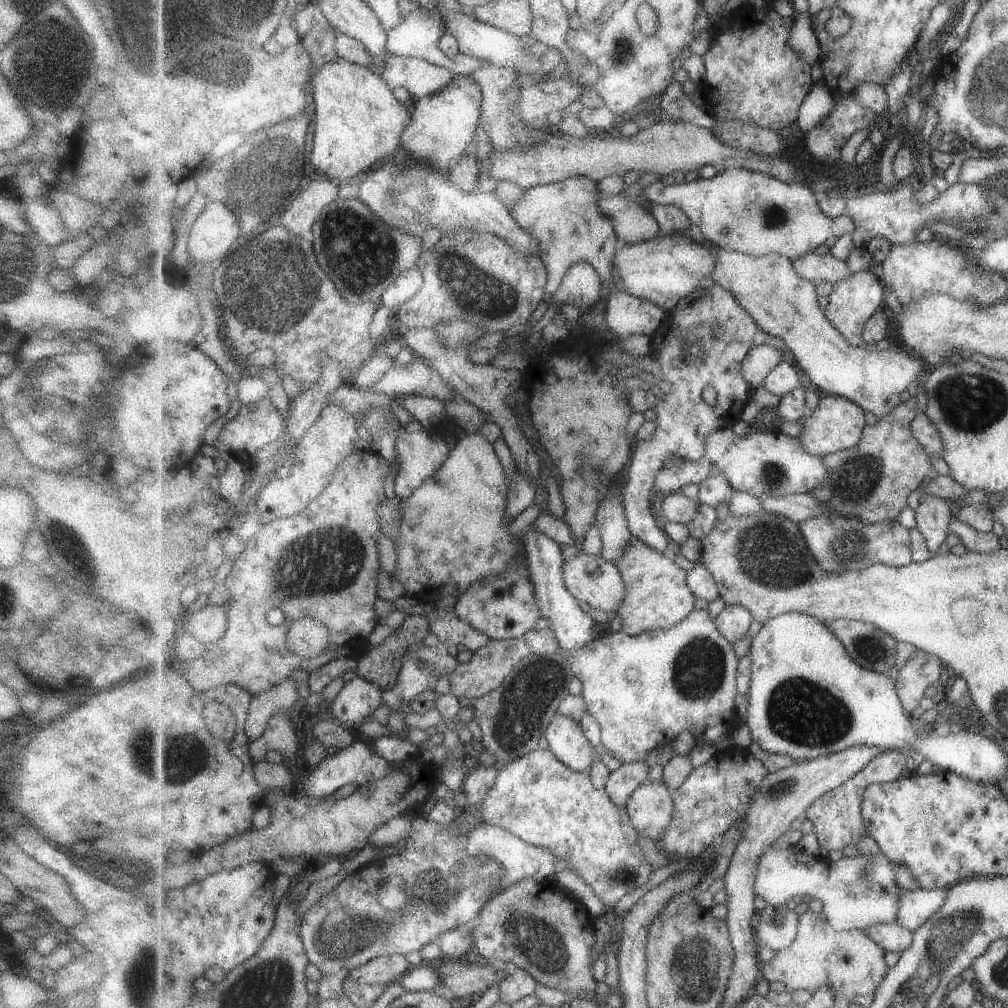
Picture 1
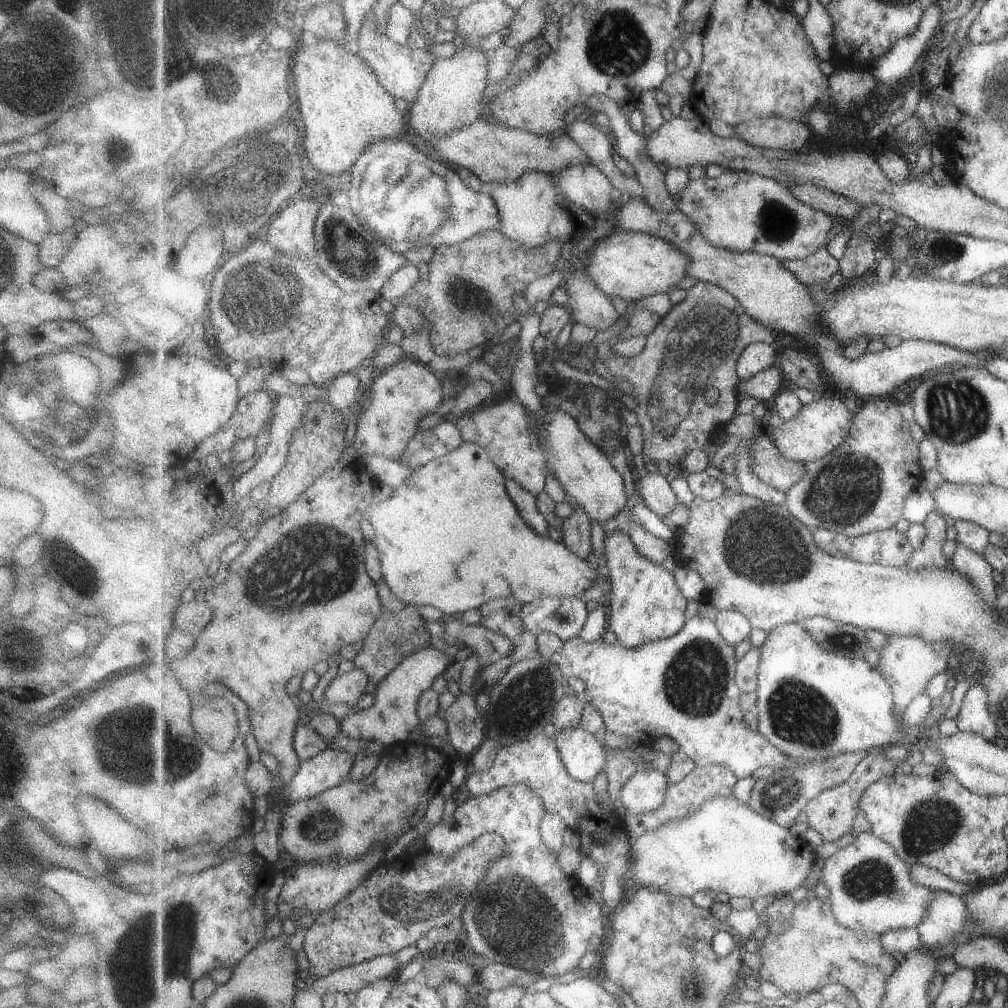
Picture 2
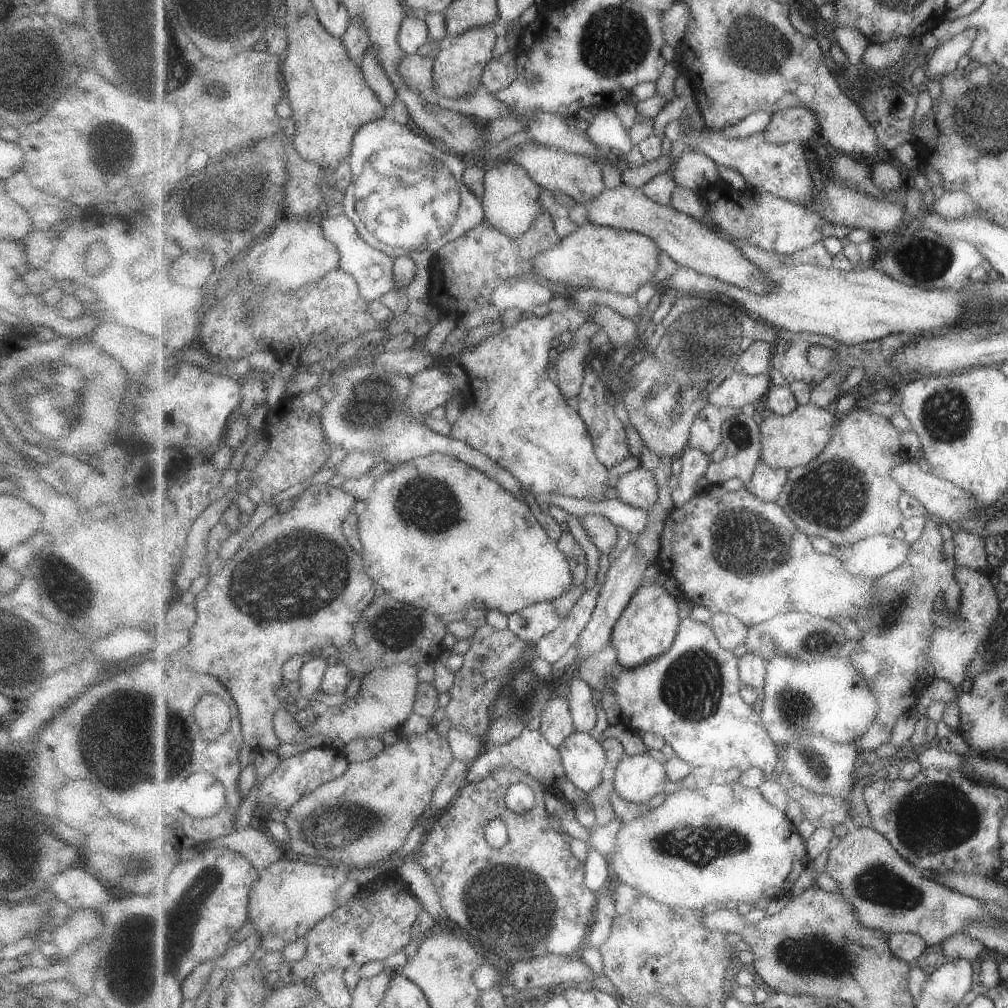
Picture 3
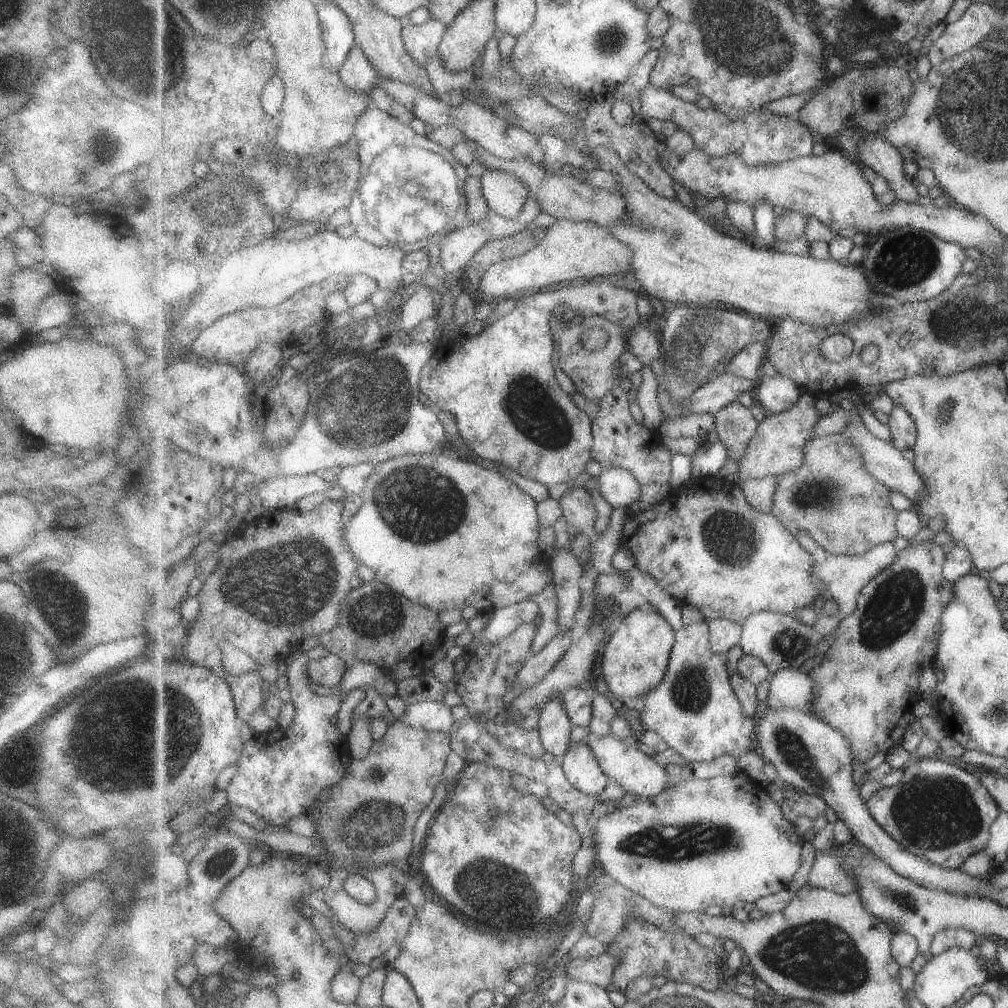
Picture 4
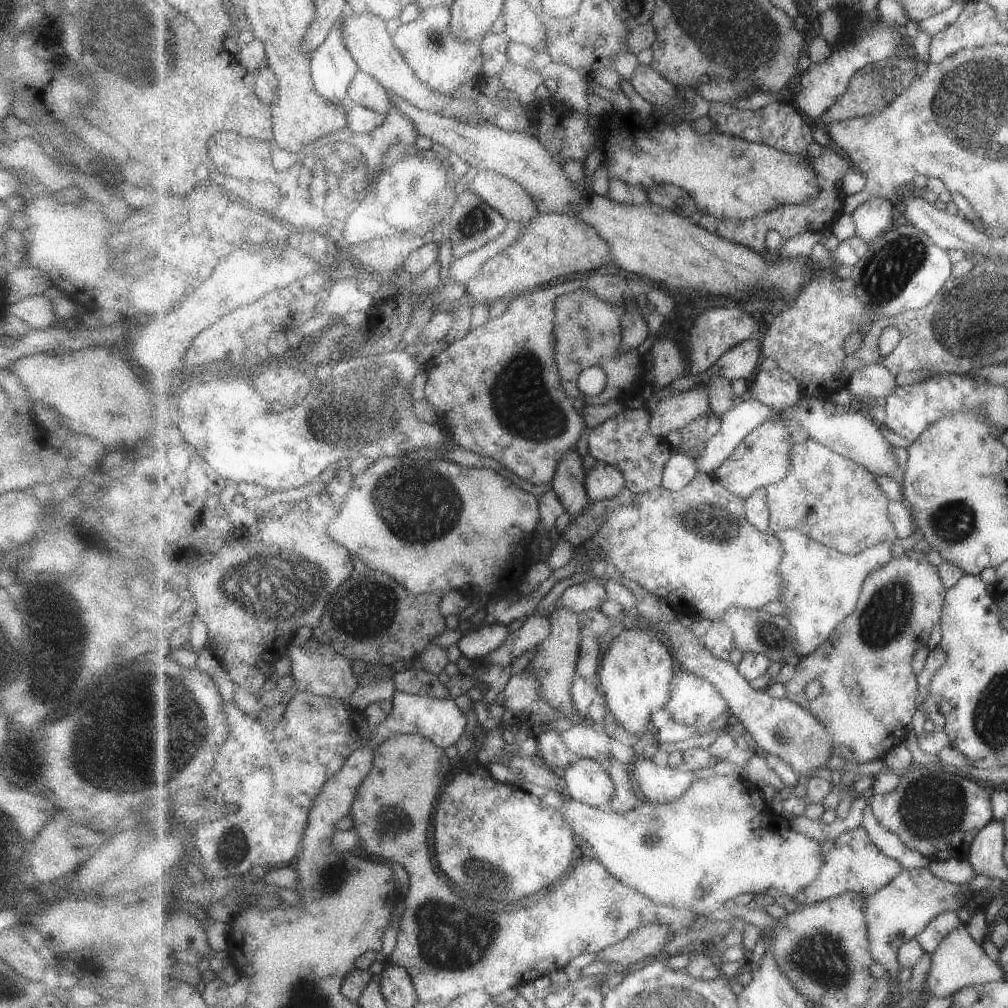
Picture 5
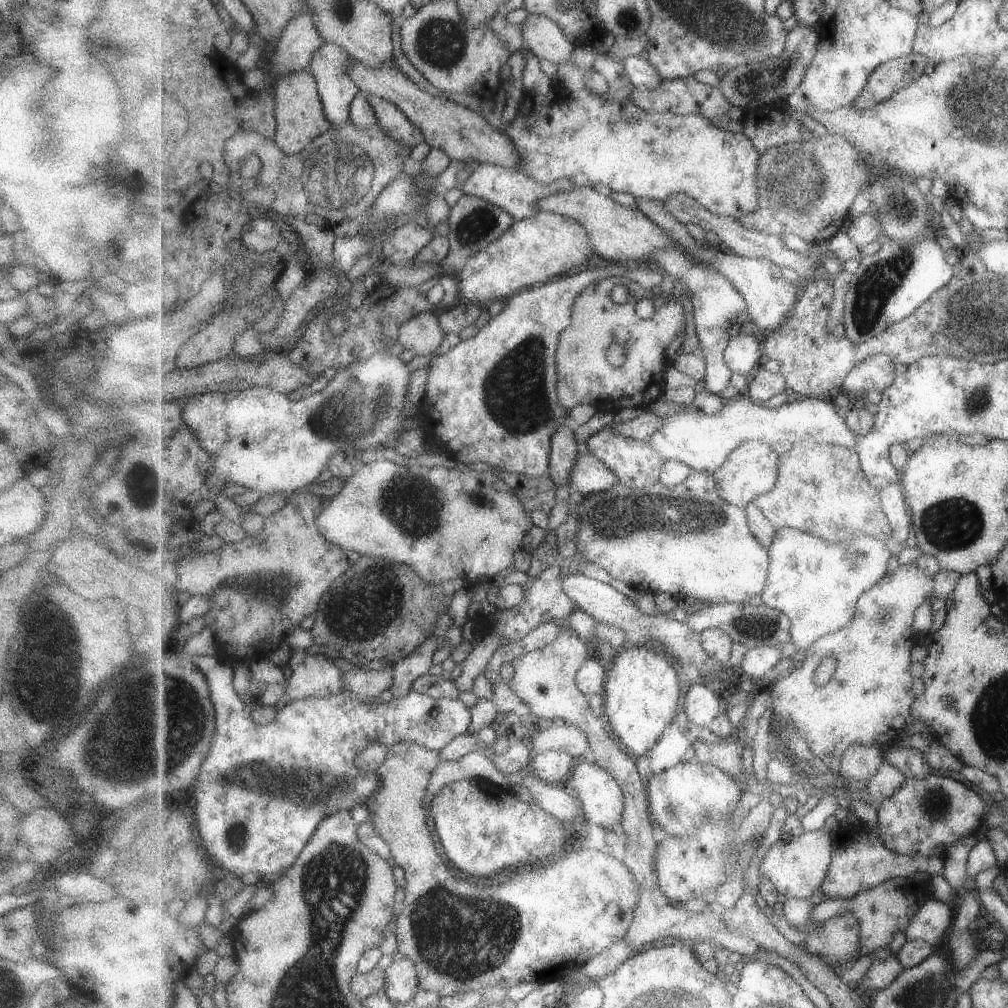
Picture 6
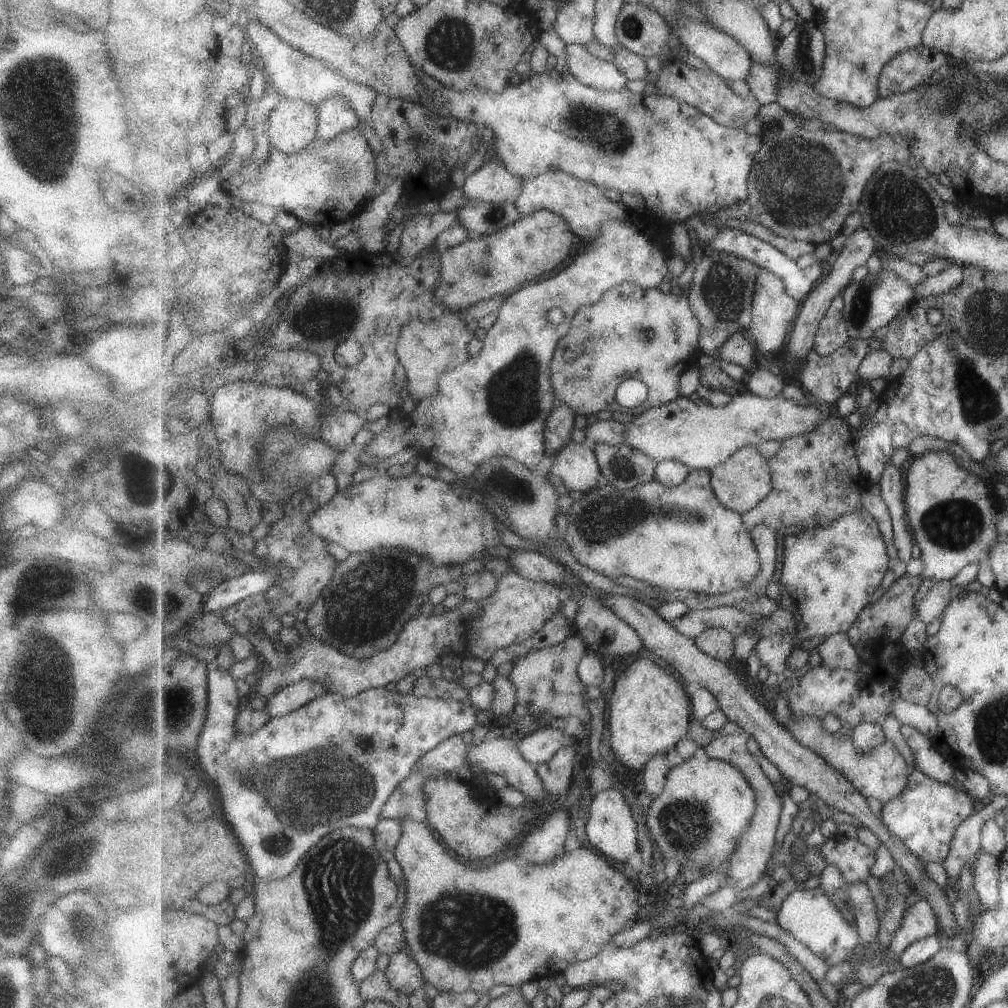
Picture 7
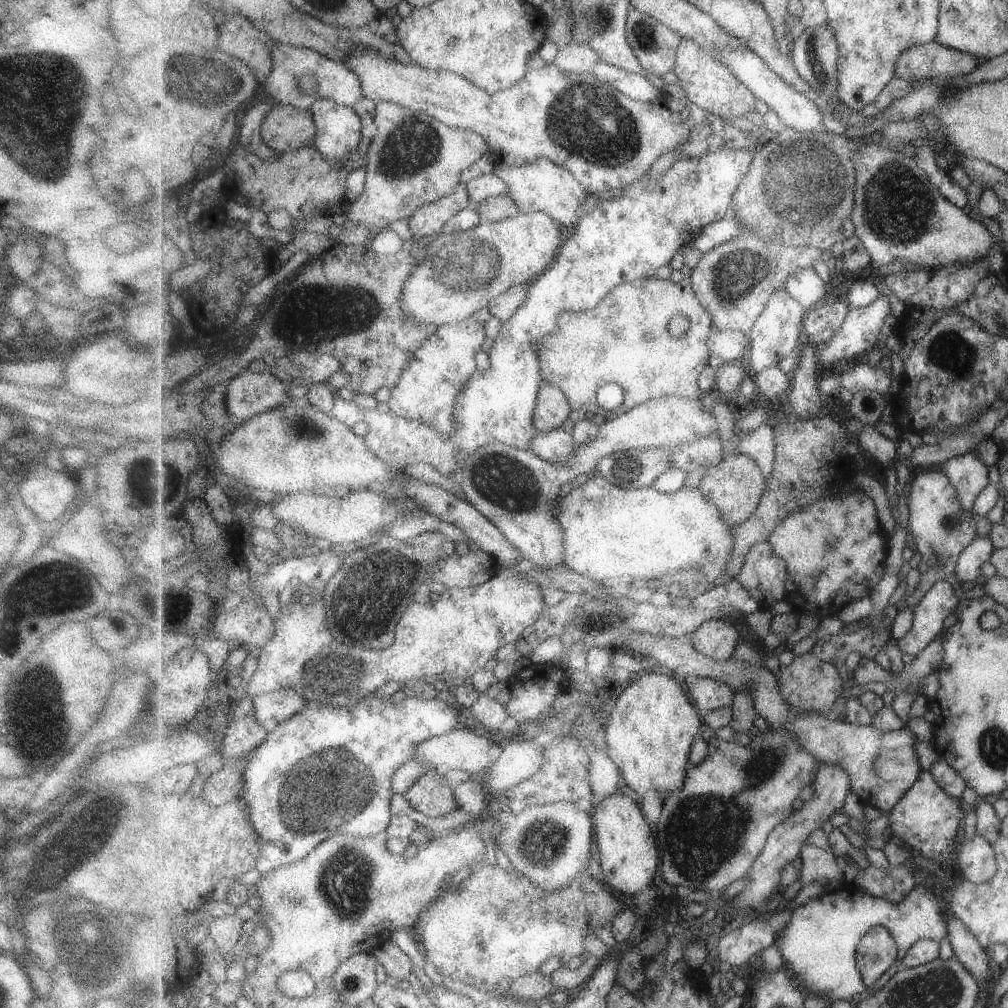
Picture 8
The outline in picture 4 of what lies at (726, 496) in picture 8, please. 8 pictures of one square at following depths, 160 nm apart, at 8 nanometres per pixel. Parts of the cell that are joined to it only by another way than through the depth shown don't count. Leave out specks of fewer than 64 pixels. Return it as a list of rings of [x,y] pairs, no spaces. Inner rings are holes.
[[[802,393],[801,399],[790,410],[781,413],[767,413],[760,422],[756,434],[751,438],[743,458],[737,462],[737,478],[740,483],[745,480],[757,480],[769,476],[779,477],[792,473],[805,460],[805,444],[814,438],[813,430],[821,417],[816,408],[817,398]]]

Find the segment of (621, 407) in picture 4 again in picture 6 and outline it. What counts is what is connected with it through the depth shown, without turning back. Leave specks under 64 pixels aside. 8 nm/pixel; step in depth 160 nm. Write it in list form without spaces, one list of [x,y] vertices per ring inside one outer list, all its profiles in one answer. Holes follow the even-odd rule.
[[[611,422],[588,438],[589,452],[608,466],[619,477],[620,482],[629,488],[644,489],[646,486],[659,482],[667,461],[656,451],[655,446],[649,440],[640,441],[620,435],[613,424],[615,423]]]

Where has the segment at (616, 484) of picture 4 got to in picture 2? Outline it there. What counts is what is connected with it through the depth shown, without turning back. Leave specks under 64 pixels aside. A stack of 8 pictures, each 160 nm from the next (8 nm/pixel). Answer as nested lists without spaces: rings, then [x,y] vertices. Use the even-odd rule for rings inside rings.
[[[649,472],[643,477],[635,476],[635,490],[641,502],[662,518],[669,516],[678,504],[671,482],[659,472]]]

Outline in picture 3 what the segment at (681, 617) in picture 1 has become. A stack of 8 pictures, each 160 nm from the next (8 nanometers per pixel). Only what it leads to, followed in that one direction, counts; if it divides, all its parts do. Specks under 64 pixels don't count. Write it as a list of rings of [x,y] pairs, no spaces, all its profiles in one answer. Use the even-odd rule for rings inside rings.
[[[585,515],[579,517],[583,528],[596,548],[605,555],[614,552],[619,538],[619,528],[608,518],[601,515]],[[646,580],[631,598],[631,602],[617,621],[612,632],[612,642],[617,652],[617,662],[630,669],[652,661],[670,649],[680,630],[679,602],[670,585]]]

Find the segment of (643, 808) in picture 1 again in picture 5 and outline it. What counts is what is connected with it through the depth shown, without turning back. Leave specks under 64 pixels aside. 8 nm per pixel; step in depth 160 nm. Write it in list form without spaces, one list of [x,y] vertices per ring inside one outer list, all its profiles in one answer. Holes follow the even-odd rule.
[[[586,721],[563,732],[563,740],[567,742],[567,746],[576,758],[597,760],[603,766],[610,764],[613,754],[609,744],[599,744],[599,742],[613,742],[611,737],[599,727],[587,725]],[[650,759],[632,761],[634,778],[648,801],[671,804],[683,798],[704,773],[659,766]]]

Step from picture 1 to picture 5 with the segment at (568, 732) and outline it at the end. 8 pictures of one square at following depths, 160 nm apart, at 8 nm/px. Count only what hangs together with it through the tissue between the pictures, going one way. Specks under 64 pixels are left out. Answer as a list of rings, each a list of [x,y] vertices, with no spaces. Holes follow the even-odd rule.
[[[576,758],[562,772],[564,794],[595,808],[606,808],[612,801],[615,784],[607,766],[592,759]]]

